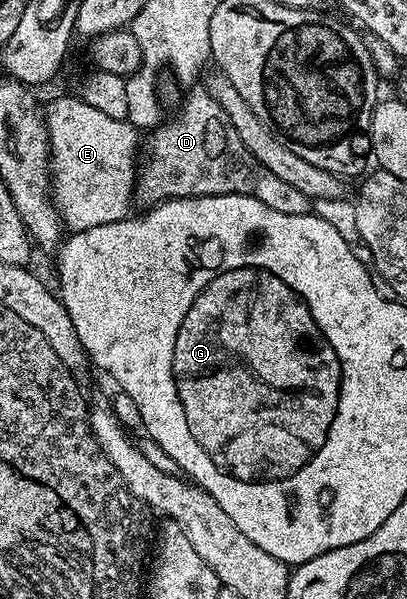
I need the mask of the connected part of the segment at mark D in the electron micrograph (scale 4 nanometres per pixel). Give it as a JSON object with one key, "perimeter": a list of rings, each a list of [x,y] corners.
{"perimeter":[[[206,89],[197,90],[192,90],[192,95],[184,101],[183,111],[177,112],[171,120],[161,122],[146,136],[145,150],[142,152],[135,176],[134,202],[144,203],[142,206],[150,209],[167,199],[206,195],[251,195],[257,201],[269,205],[269,209],[277,209],[277,213],[308,214],[313,207],[312,200],[308,199],[305,193],[301,193],[301,189],[293,189],[293,185],[281,181],[277,173],[269,173],[269,169],[265,169],[265,165],[261,165],[261,161],[257,161],[257,157],[253,157],[253,153],[245,149],[245,141],[241,141],[225,109],[221,109],[211,92]]]}

